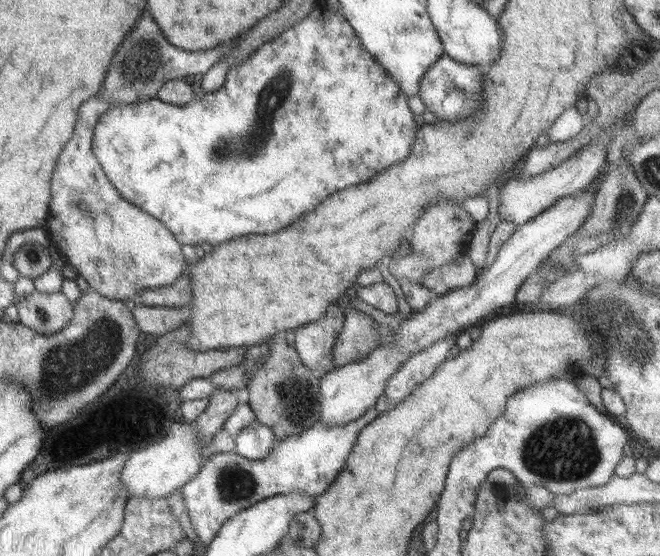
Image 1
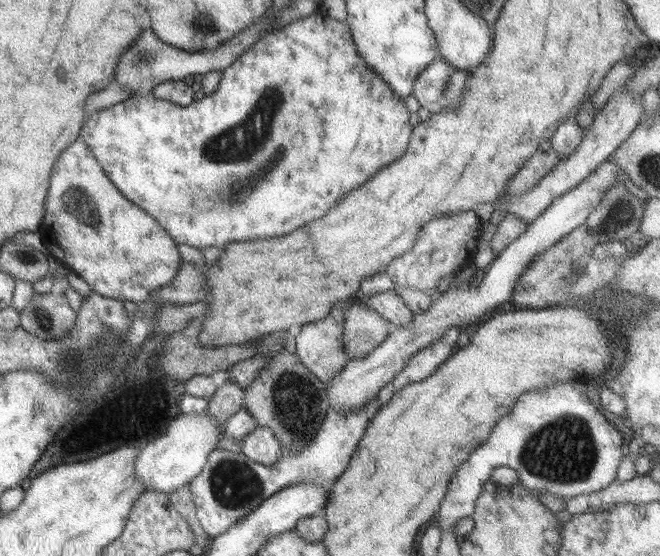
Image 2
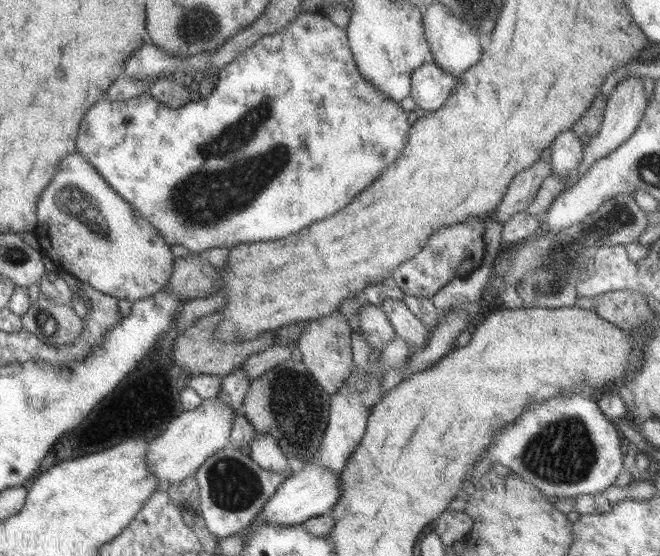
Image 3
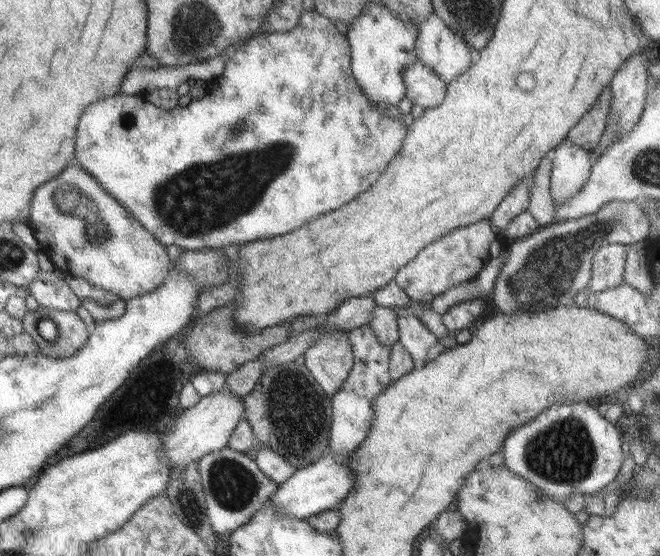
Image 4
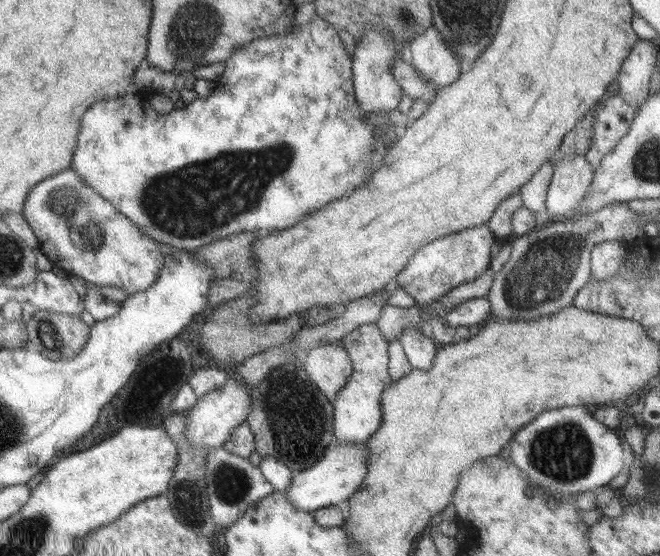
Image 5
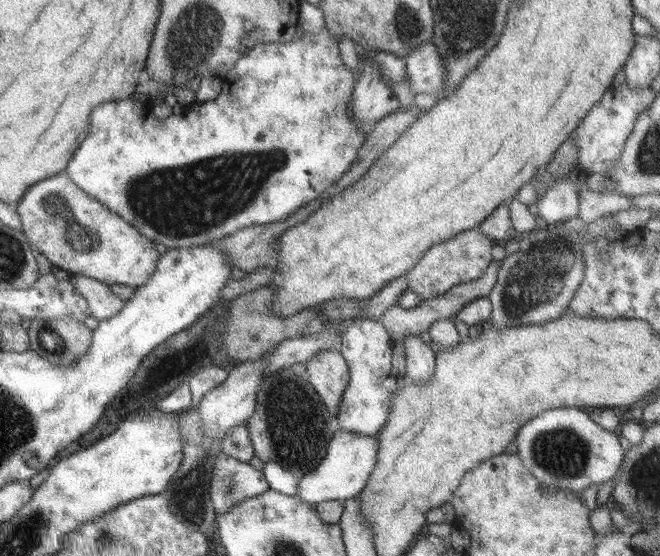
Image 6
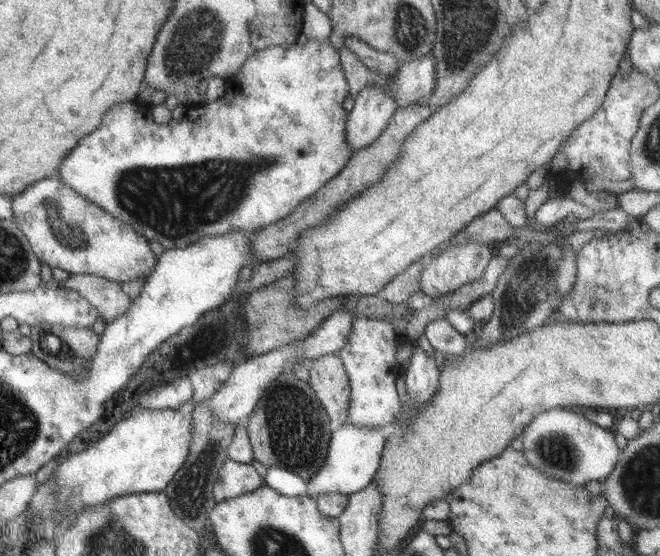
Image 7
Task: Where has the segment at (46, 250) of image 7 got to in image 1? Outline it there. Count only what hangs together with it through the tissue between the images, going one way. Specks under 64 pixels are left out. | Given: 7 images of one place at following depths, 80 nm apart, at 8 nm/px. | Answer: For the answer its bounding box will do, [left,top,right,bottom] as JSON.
[44,97,188,300]

